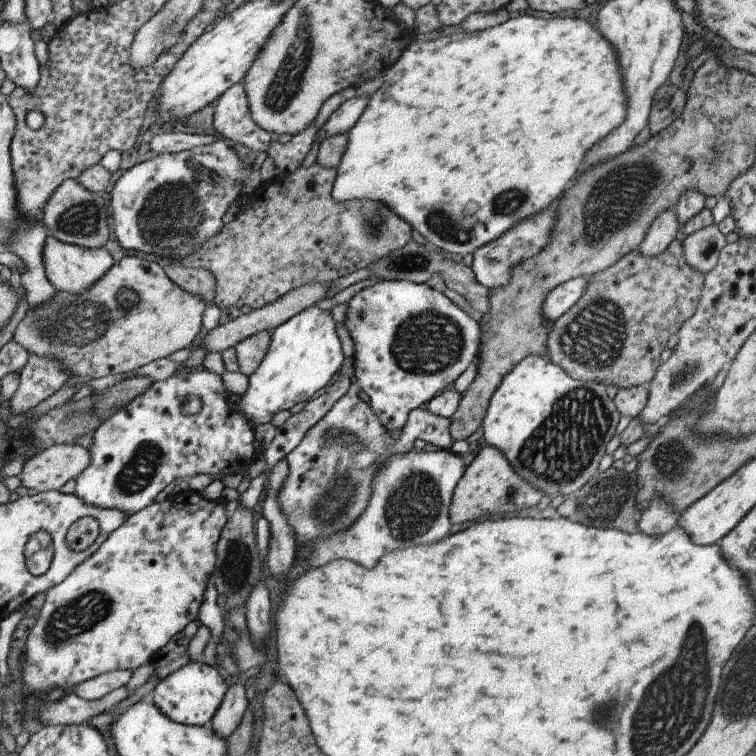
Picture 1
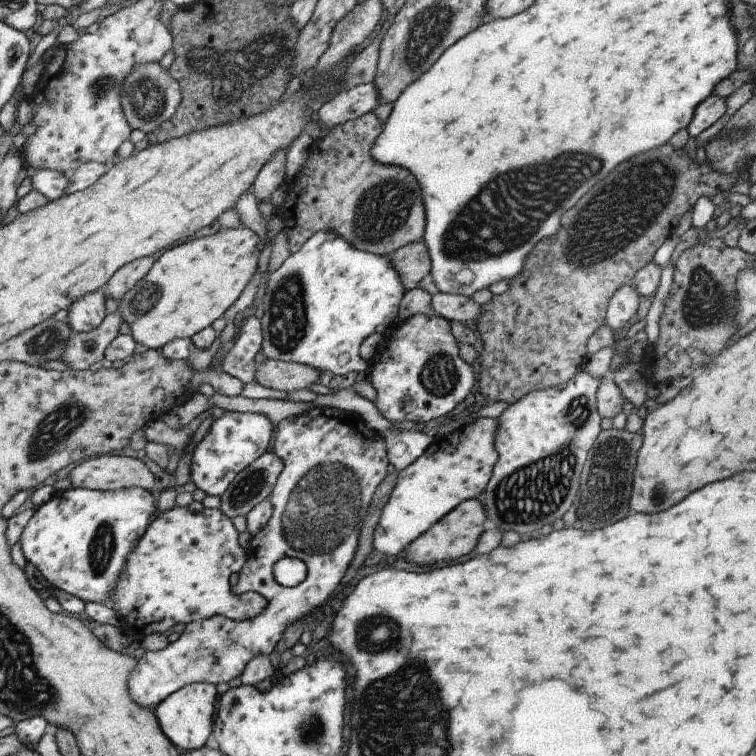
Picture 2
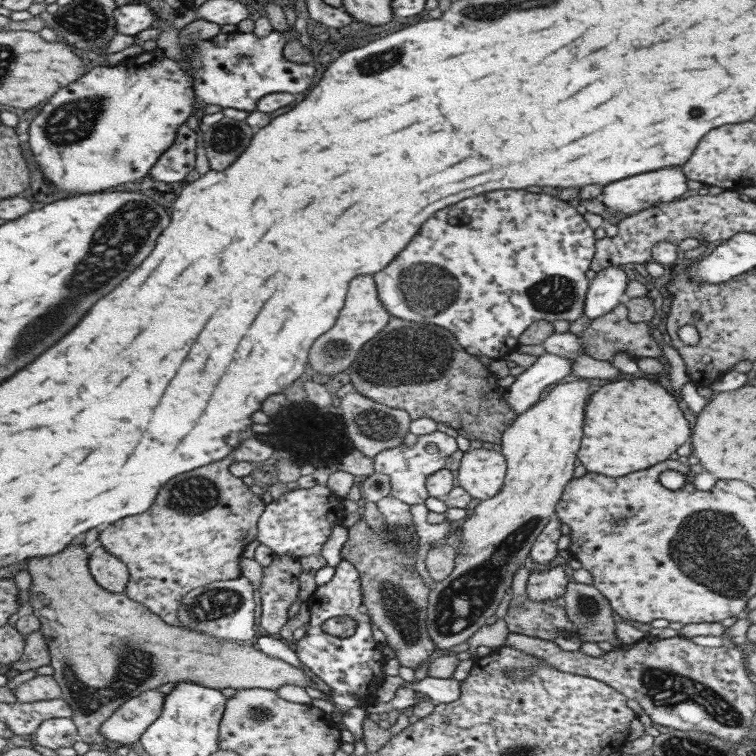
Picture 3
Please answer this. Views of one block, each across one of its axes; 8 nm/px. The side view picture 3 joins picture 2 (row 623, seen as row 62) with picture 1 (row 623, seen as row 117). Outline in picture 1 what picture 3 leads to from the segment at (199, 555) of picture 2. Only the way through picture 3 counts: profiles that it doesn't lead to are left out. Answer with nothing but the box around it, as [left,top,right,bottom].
[15,491,225,735]

